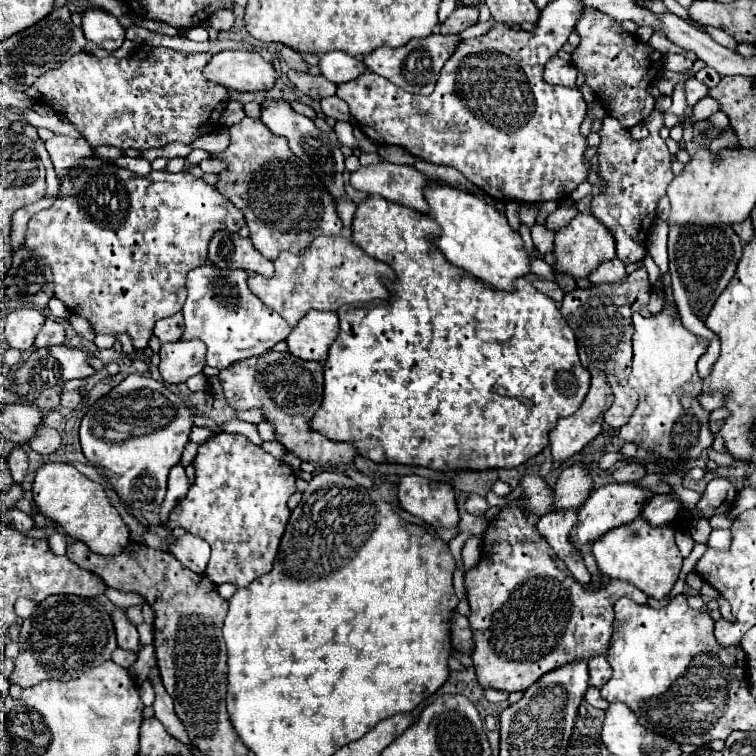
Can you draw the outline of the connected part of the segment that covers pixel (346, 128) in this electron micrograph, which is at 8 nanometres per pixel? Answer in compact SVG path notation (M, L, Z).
M337 121L334 126L334 131L337 138L340 139L342 145L349 146L351 148L356 147L357 140L354 137L354 127L347 121Z

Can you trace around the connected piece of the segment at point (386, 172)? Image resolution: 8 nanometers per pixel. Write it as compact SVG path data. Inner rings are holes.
M380 161L368 167L360 167L358 171L350 173L350 183L358 191L378 193L388 201L402 203L406 207L426 213L422 185L428 185L428 179L408 165Z

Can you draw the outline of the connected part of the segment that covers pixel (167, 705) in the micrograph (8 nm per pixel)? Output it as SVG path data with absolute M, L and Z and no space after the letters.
M158 675L150 677L150 683L152 683L154 693L156 693L156 701L154 701L154 705L152 705L156 719L166 727L166 731L168 731L172 737L176 737L176 739L182 741L182 743L190 743L188 737L186 737L186 729L182 729L182 723L178 721L178 717L176 717L176 713L174 713L172 697L166 693L160 677L158 677Z

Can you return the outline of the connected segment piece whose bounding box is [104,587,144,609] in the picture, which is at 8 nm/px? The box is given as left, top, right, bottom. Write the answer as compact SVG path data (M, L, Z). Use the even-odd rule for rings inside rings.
M106 587L104 589L104 595L118 607L122 609L128 609L130 605L142 605L144 599L138 595L138 593L128 593L128 591L120 591L120 589L112 589L112 587Z

